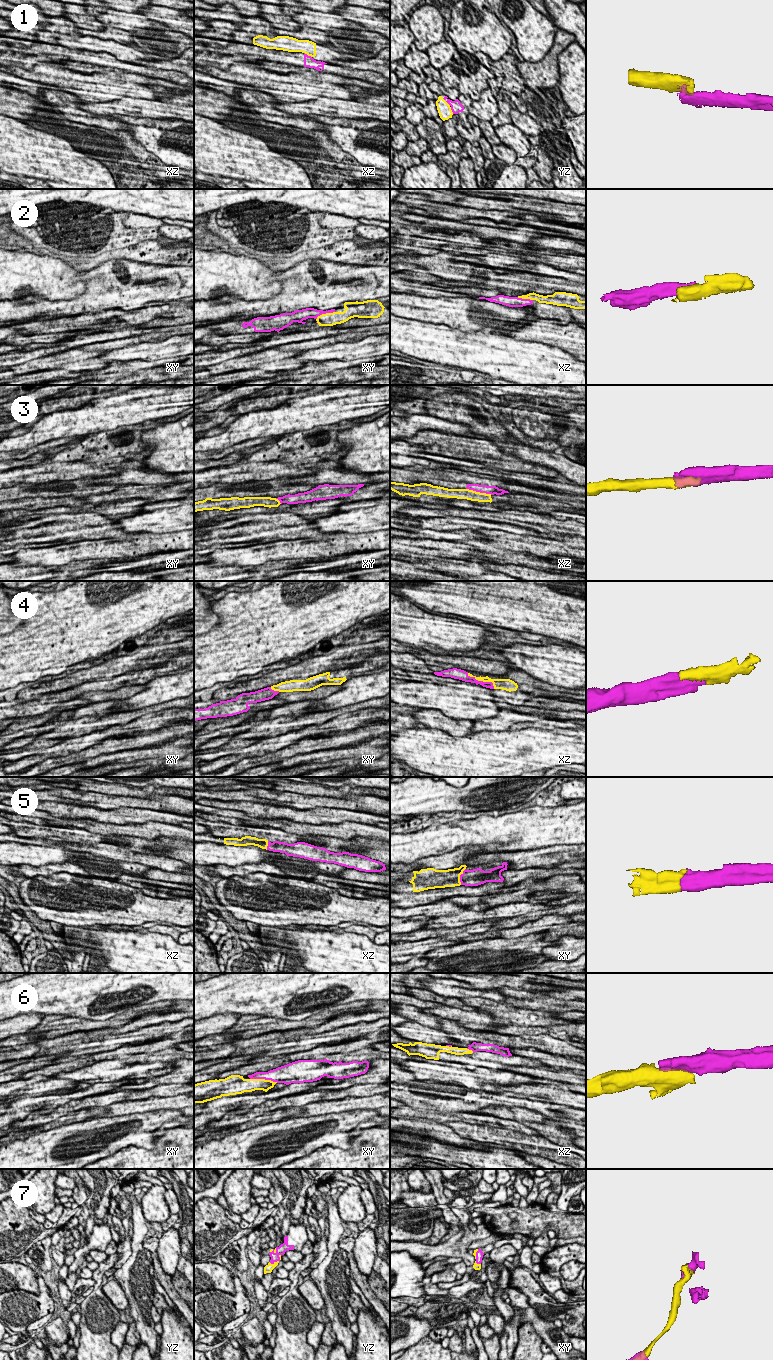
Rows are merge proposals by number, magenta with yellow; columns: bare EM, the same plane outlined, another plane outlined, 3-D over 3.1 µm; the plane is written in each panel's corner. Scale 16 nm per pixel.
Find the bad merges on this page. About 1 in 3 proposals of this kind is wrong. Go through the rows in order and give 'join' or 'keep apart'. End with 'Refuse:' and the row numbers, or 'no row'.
1: keep apart
2: join
3: keep apart
4: join
5: join
6: keep apart
7: join
Refuse: 1, 3, 6

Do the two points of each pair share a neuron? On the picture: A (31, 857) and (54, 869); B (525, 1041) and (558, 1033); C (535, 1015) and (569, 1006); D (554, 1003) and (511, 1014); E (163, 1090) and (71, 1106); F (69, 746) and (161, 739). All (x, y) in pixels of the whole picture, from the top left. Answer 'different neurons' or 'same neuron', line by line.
A: different neurons
B: different neurons
C: different neurons
D: different neurons
E: same neuron
F: different neurons

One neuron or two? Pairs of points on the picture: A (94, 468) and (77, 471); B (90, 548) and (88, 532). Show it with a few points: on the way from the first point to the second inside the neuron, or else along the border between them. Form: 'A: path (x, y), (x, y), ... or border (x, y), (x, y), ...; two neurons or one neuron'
A: path (90, 469), (81, 469); one neuron
B: border (108, 538), (78, 540); two neurons

